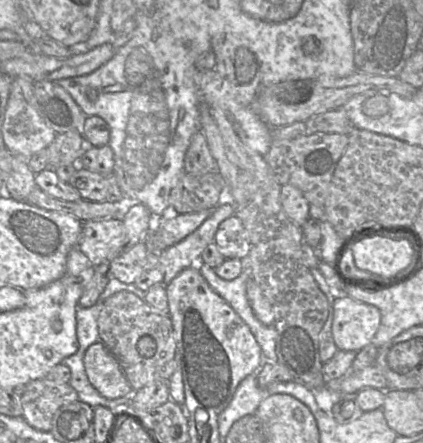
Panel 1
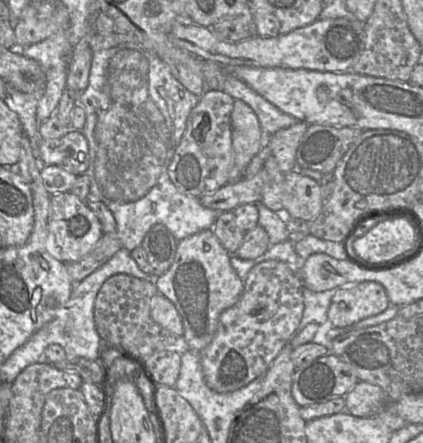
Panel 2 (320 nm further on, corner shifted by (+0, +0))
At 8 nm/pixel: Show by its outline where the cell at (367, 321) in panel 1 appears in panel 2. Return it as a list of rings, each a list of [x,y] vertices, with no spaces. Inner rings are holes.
[[[363,281],[336,289],[328,310],[334,327],[344,328],[362,319],[378,315],[390,306],[384,286],[375,281]]]

